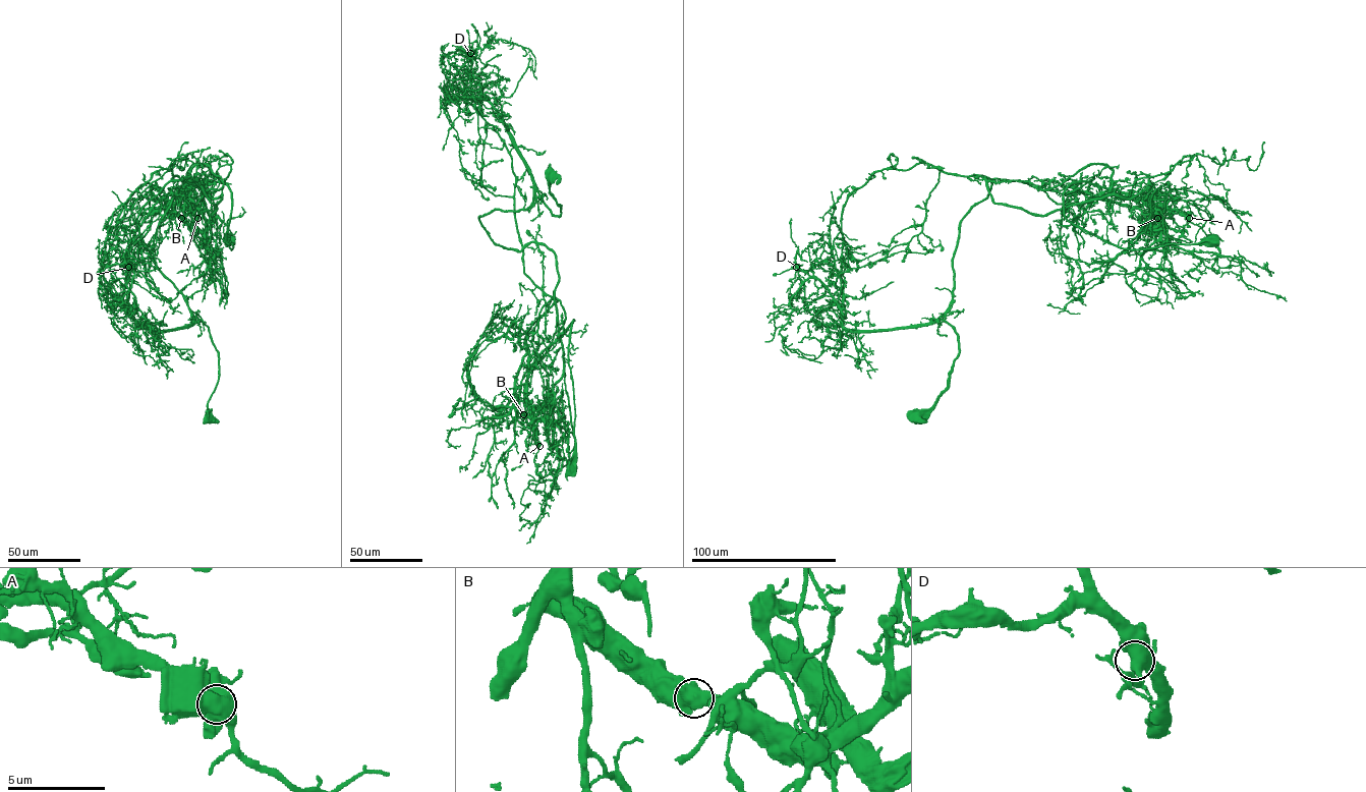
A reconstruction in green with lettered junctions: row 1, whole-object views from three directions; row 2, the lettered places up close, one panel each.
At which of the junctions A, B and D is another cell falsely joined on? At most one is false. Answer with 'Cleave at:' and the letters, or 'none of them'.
Cleave at: A

